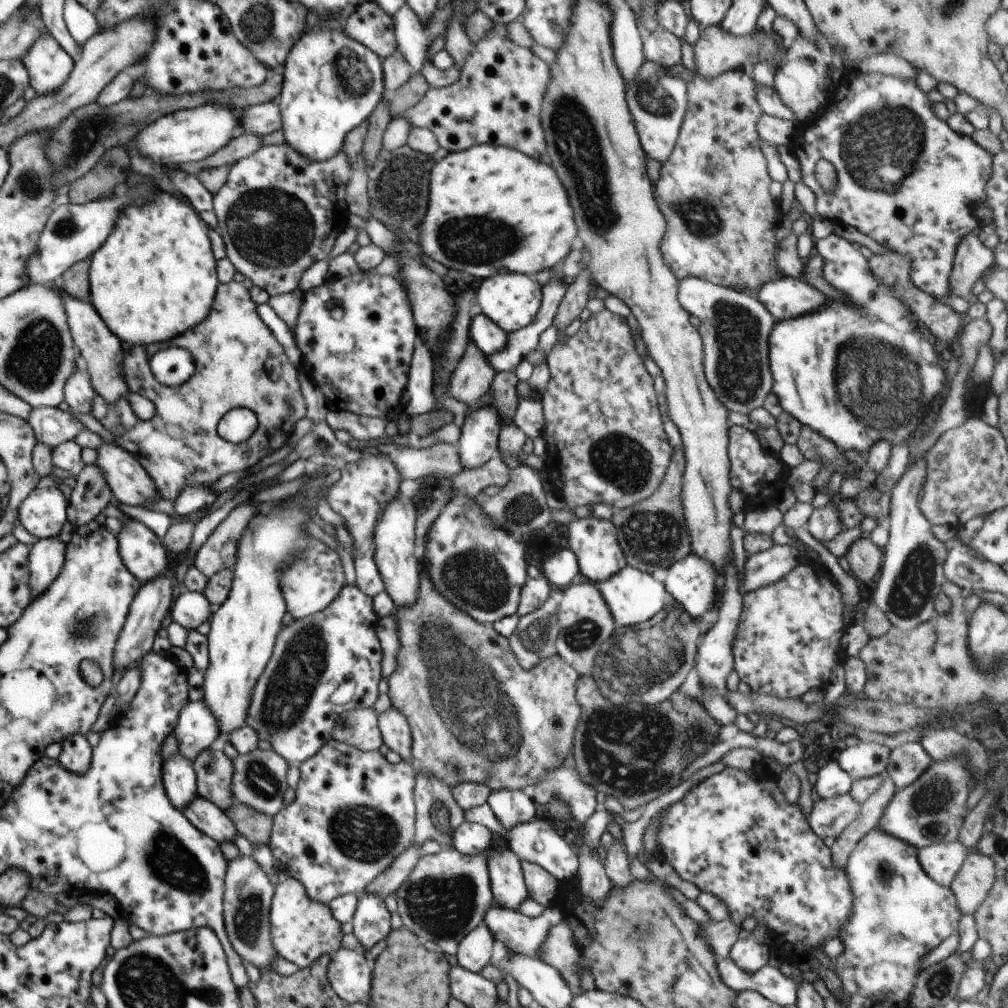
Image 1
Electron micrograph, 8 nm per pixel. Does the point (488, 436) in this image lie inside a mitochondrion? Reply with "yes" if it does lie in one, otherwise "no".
no

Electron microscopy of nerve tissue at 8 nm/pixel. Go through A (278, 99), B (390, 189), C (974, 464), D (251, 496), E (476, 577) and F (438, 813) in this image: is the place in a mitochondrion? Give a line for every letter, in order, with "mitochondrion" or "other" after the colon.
A: other
B: mitochondrion
C: other
D: other
E: mitochondrion
F: mitochondrion

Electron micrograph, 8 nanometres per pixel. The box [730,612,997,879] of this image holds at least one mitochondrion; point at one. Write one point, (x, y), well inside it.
(929, 801)

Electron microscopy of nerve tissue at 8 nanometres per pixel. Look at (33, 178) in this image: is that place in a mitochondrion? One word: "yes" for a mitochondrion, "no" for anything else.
yes

